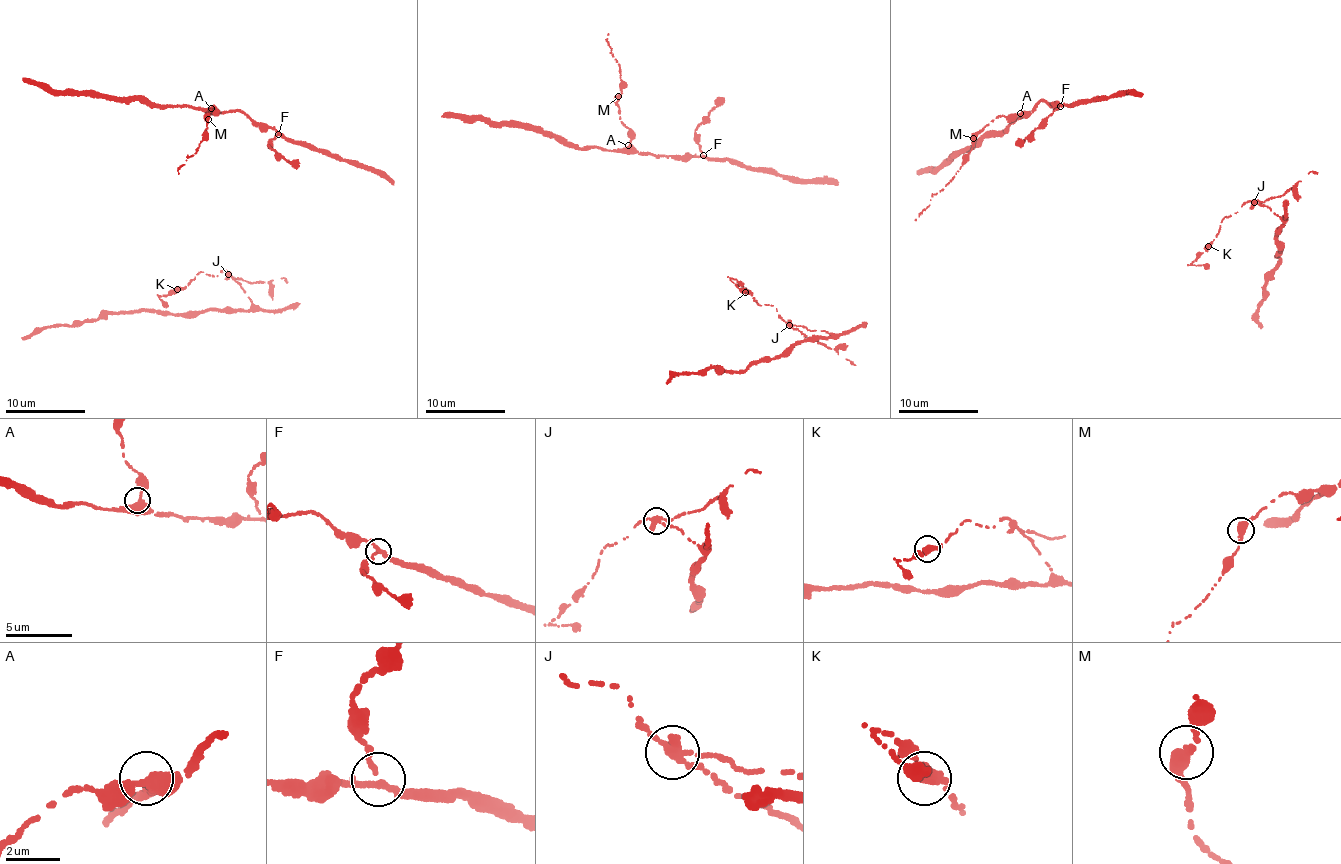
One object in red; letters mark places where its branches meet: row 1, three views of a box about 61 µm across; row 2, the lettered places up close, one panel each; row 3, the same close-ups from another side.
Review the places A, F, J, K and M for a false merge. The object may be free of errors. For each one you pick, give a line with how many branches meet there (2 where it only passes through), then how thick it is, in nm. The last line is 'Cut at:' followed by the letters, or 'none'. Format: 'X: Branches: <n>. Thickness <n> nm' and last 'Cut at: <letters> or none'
J: Branches: 3. Thickness 320 nm
Cut at: J

